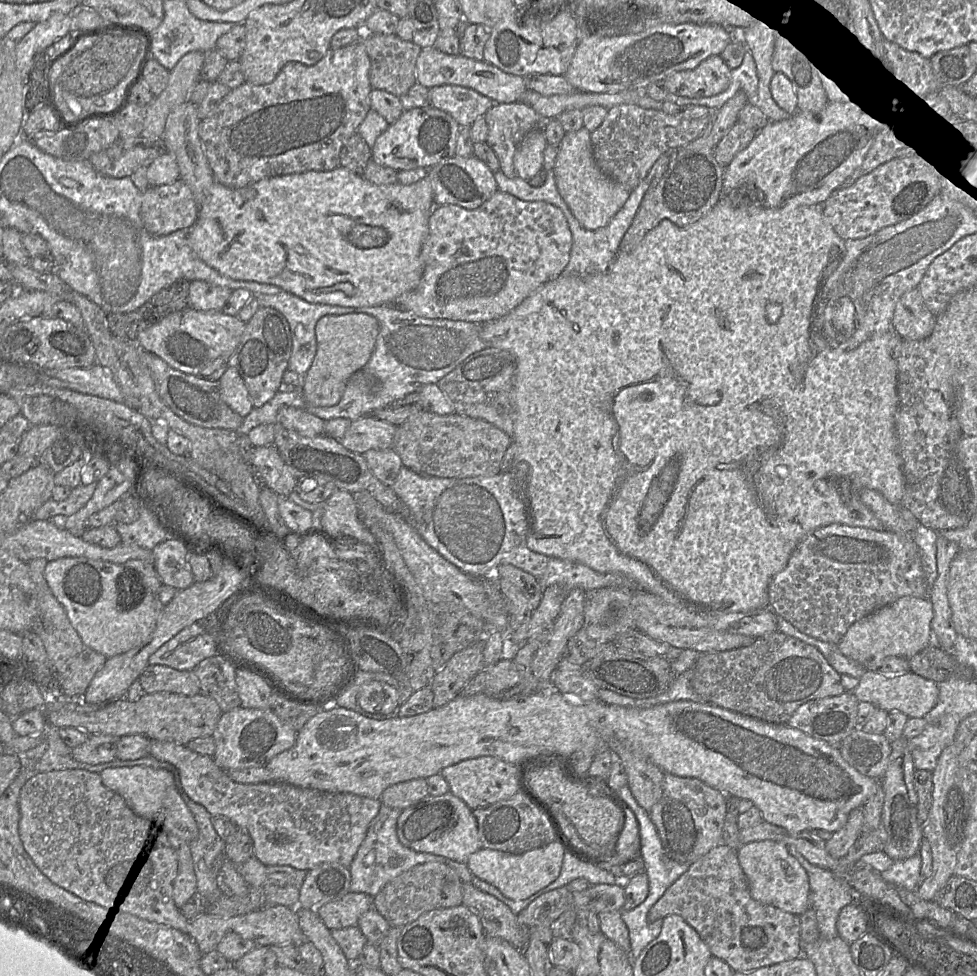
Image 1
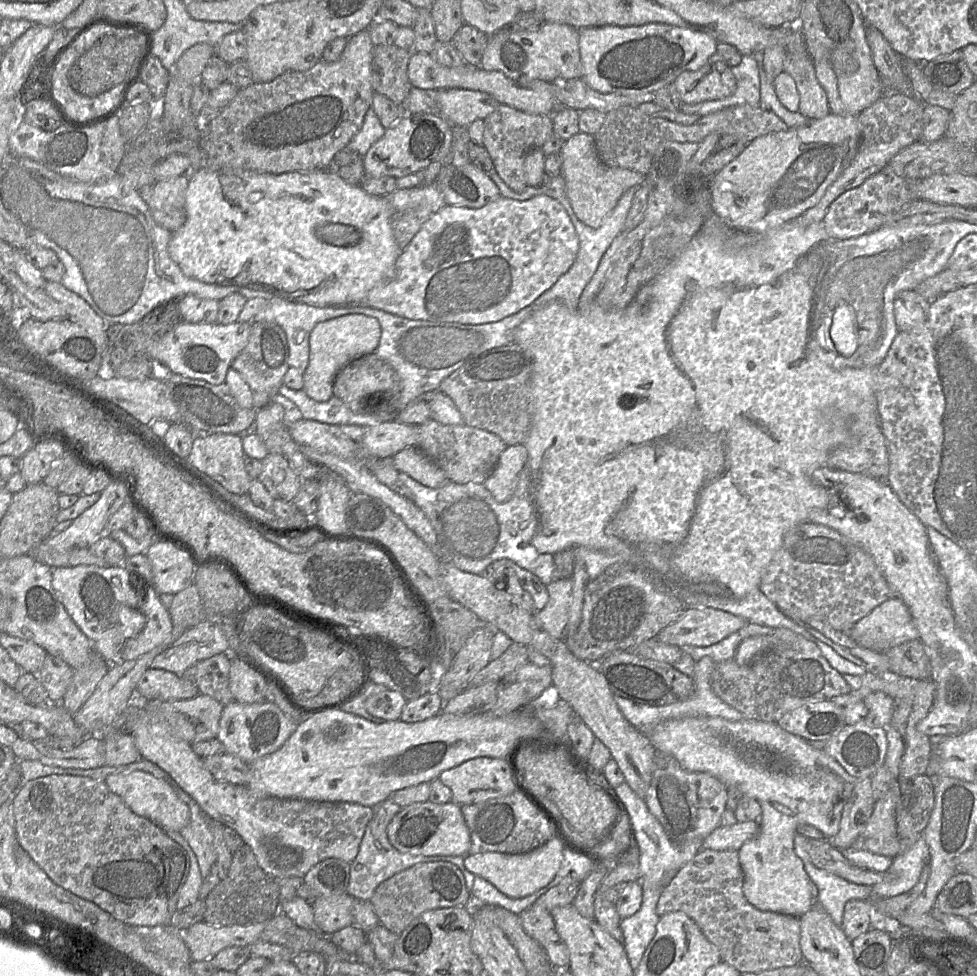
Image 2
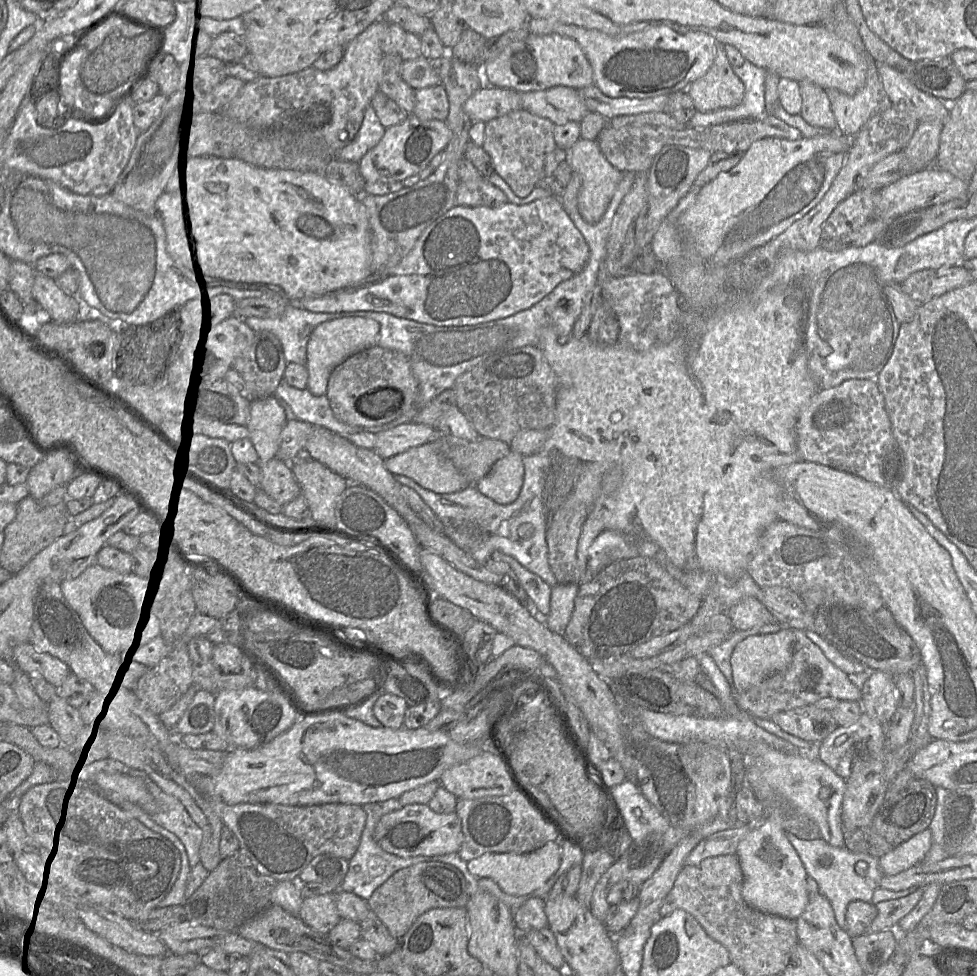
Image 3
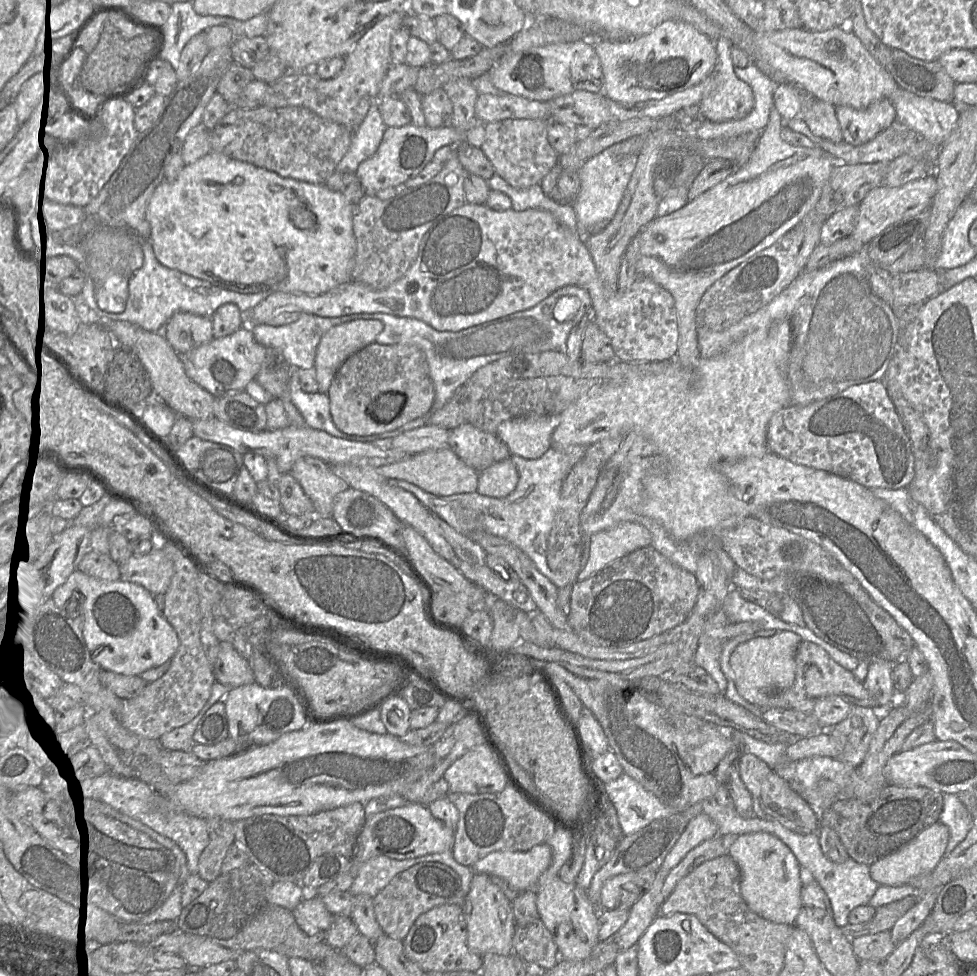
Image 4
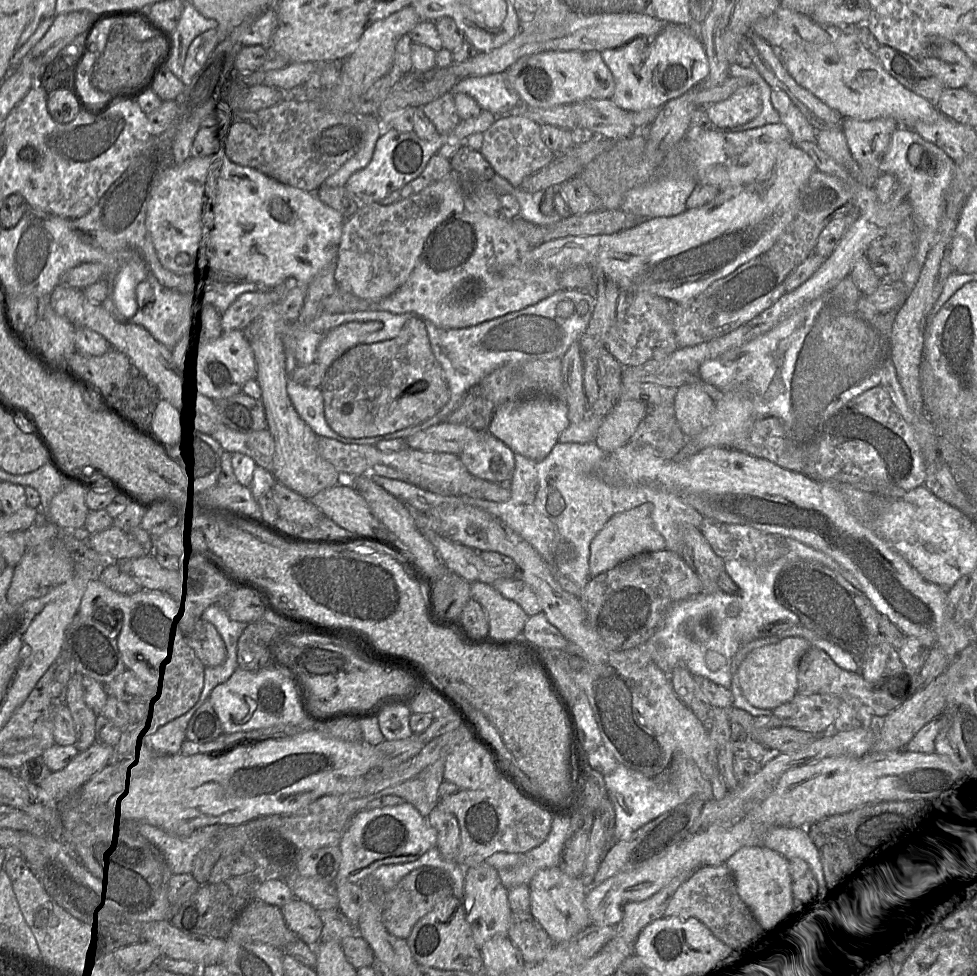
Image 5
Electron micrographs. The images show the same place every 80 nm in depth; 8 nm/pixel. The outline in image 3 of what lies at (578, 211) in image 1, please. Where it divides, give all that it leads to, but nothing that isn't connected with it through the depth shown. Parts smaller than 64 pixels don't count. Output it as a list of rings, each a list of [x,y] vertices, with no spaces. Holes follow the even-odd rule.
[[[578,139],[576,143],[566,151],[566,162],[573,172],[581,178],[581,187],[578,193],[578,211],[589,224],[595,224],[603,217],[610,200],[623,179],[625,173],[614,168],[600,151],[596,140]]]

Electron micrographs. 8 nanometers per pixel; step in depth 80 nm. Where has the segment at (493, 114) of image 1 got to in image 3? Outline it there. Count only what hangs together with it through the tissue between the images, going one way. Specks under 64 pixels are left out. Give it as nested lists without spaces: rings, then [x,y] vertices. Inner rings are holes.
[[[515,110],[485,123],[481,146],[490,156],[496,172],[518,197],[526,197],[543,178],[546,157],[556,148],[554,124],[526,110]]]

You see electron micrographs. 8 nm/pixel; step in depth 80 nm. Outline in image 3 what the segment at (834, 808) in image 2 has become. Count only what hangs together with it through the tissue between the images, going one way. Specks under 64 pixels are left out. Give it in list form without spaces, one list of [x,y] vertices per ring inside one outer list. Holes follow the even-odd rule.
[[[752,744],[749,757],[746,757],[746,784],[763,804],[764,817],[762,825],[754,828],[744,837],[736,849],[735,855],[739,859],[744,875],[742,897],[746,904],[755,910],[796,920],[808,903],[809,894],[806,888],[808,875],[797,852],[786,837],[786,831],[783,828],[783,808],[791,807],[809,817],[818,825],[824,841],[833,847],[843,847],[842,802],[846,780],[819,758],[808,759],[800,754],[782,753],[765,744]]]

